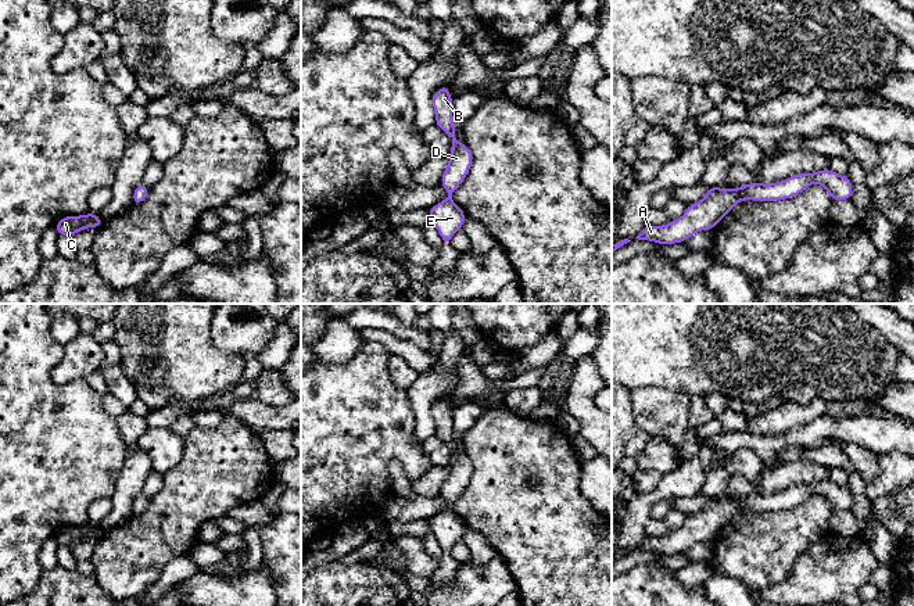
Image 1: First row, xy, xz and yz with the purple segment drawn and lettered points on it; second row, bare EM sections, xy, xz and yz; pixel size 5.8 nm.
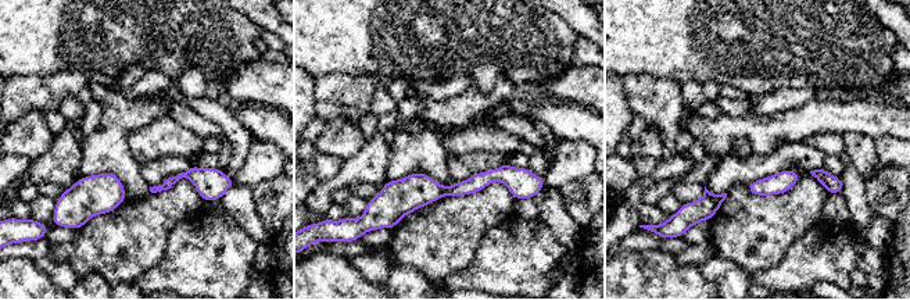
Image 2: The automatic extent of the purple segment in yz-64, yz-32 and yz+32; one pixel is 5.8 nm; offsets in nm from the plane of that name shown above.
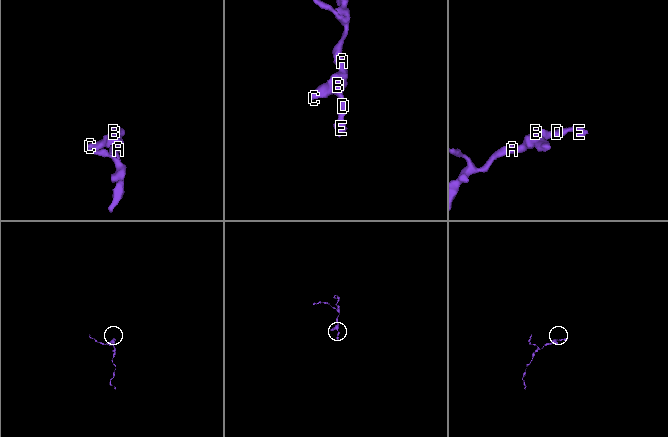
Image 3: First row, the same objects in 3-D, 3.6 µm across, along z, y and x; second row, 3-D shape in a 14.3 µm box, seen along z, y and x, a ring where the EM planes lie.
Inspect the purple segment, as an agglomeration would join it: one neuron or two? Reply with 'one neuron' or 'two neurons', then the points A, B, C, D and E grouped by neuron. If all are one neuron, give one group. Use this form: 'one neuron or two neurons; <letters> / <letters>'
one neuron; A B C D E

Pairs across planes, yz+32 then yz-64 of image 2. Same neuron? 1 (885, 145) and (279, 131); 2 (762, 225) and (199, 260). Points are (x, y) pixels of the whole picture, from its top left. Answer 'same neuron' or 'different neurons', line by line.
1: different neurons
2: different neurons

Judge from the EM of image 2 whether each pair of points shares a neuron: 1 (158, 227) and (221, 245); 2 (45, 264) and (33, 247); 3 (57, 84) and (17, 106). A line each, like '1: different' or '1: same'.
1: different
2: different
3: same

